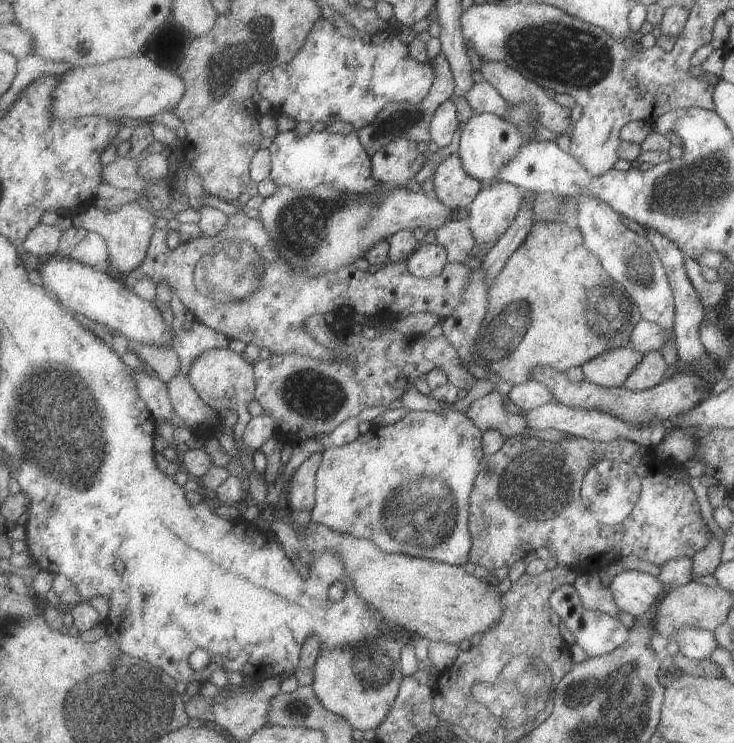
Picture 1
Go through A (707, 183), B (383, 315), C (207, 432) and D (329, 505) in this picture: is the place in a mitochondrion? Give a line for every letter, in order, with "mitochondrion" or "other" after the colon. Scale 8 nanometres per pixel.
A: mitochondrion
B: other
C: other
D: other

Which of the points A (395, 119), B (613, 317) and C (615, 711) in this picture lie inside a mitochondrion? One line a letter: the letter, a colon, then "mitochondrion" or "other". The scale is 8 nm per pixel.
A: mitochondrion
B: mitochondrion
C: mitochondrion

